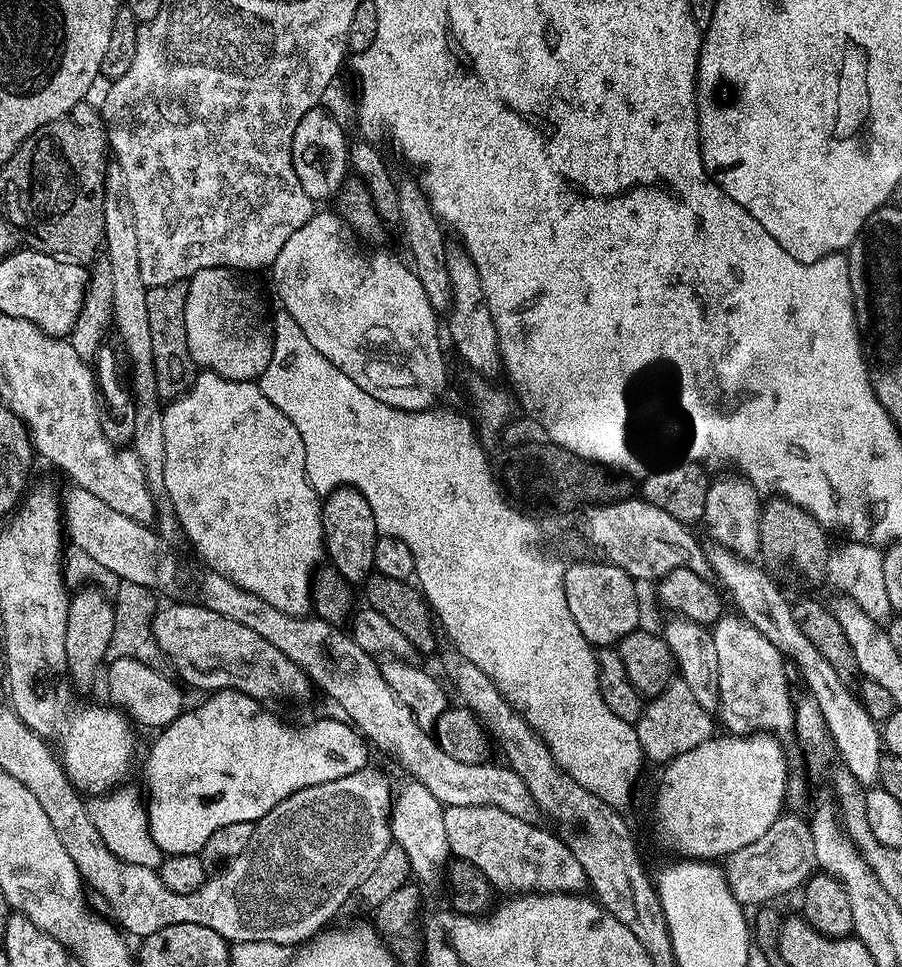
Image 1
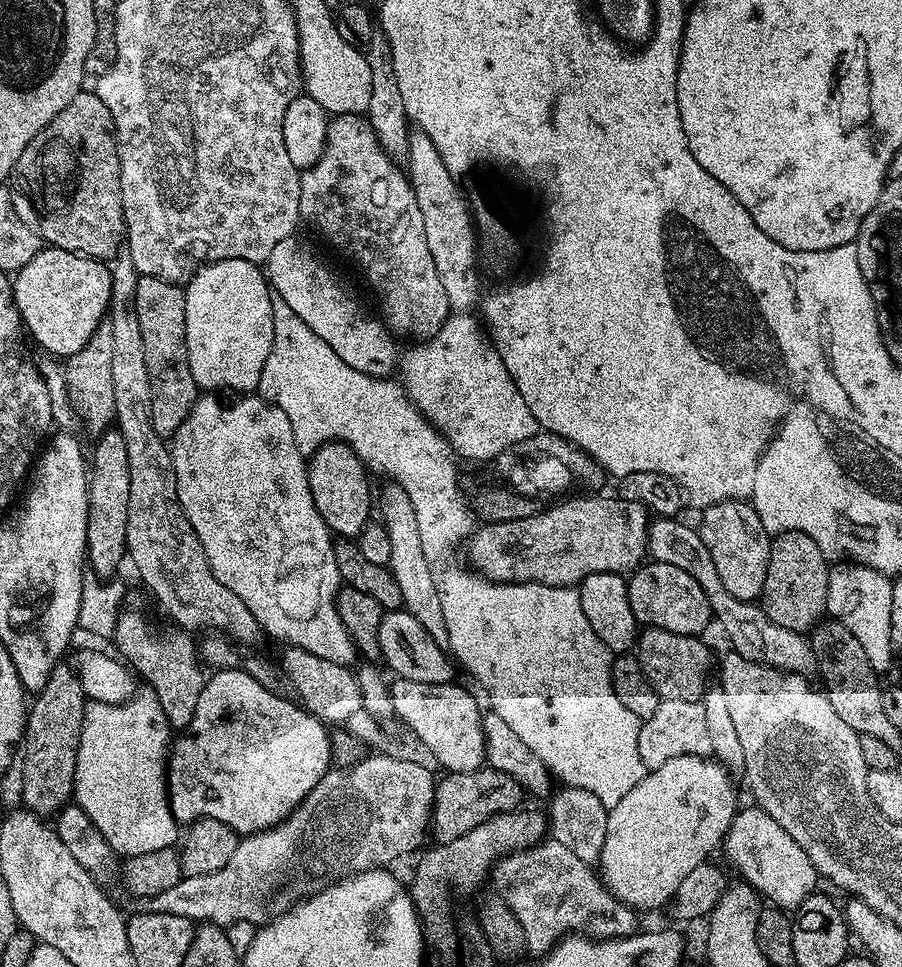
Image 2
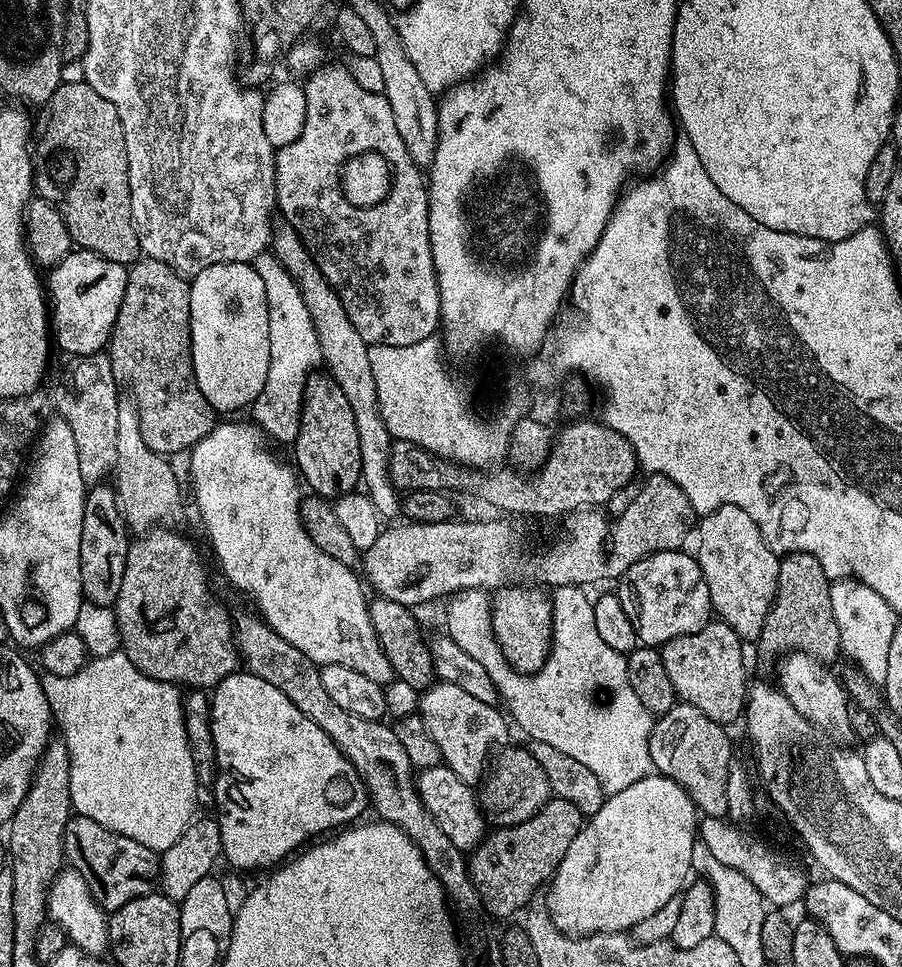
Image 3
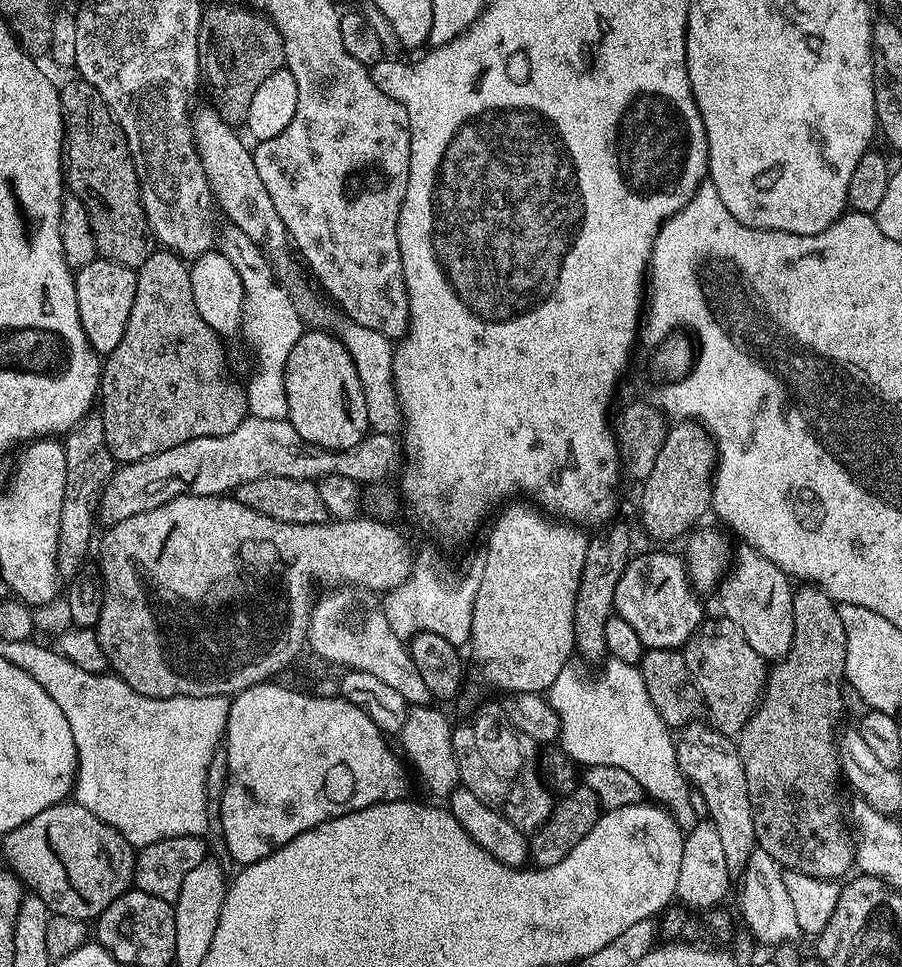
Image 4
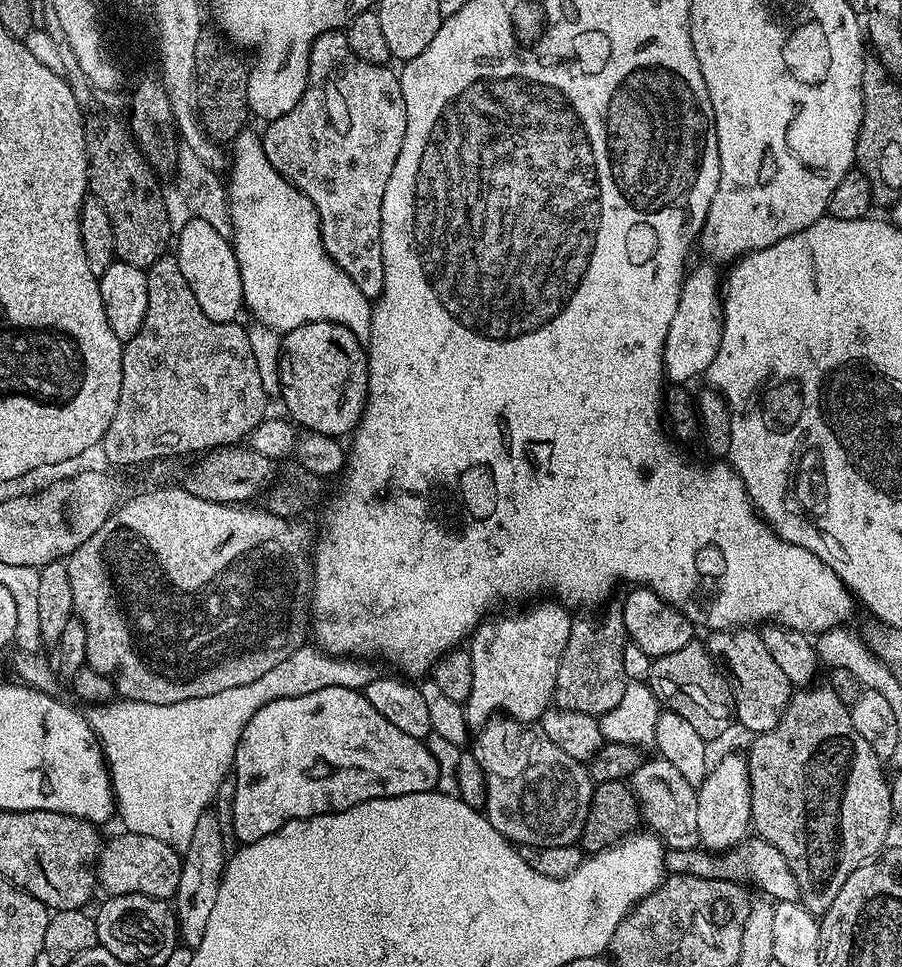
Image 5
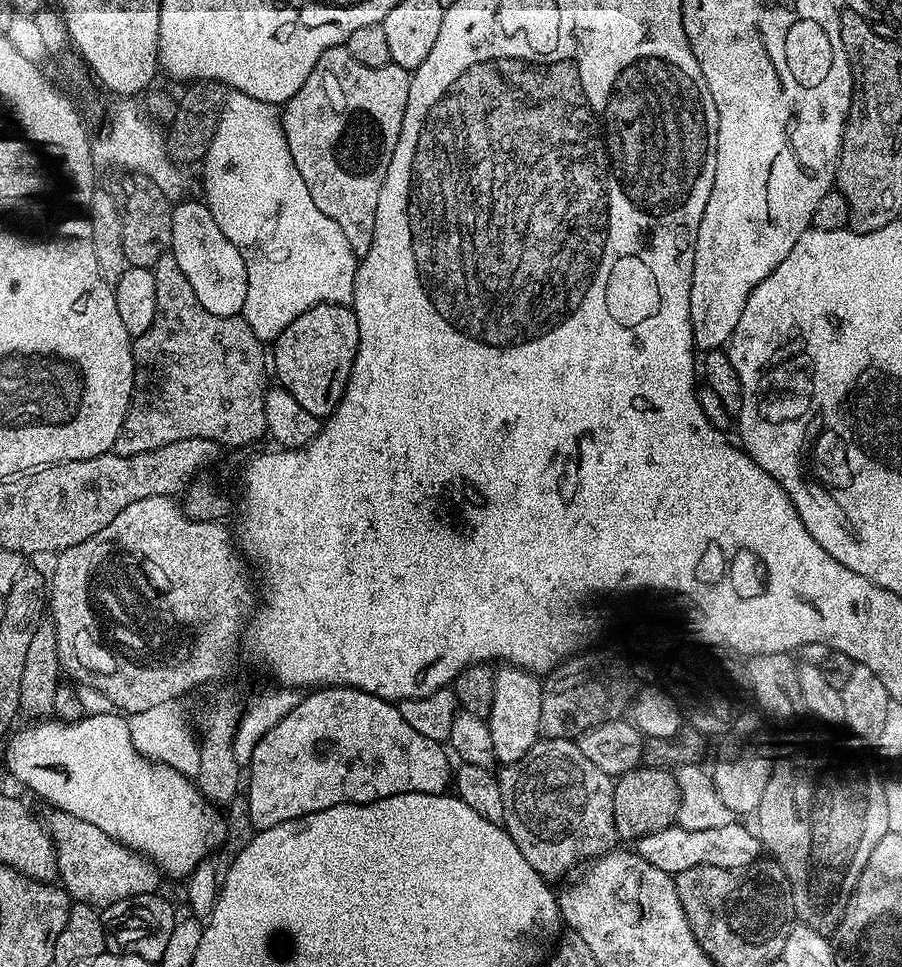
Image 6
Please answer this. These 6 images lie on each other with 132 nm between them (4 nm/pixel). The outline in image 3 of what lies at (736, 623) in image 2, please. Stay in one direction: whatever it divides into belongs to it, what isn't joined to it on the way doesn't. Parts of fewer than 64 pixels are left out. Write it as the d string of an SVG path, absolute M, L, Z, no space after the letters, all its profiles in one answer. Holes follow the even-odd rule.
M789 652L779 661L780 681L778 687L784 697L818 730L822 730L836 744L851 745L856 740L854 726L850 726L850 701L841 677L831 672L822 660L807 656L804 652Z

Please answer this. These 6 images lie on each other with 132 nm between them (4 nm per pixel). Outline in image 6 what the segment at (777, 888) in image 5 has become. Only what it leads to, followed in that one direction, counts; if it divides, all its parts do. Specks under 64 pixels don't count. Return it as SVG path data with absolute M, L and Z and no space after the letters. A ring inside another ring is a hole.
M739 822L718 826L714 830L686 830L673 826L657 832L651 832L635 841L634 850L659 870L671 874L690 870L690 866L722 866L723 868L749 868L762 856L759 836L751 827Z

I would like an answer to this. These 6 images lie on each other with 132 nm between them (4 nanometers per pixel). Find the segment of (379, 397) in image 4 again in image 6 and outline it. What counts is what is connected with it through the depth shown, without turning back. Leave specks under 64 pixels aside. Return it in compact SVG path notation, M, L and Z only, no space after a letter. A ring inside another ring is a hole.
M229 91L220 108L214 138L202 161L203 168L202 200L210 214L214 214L218 230L238 246L246 262L248 289L242 315L261 342L276 341L298 314L314 306L351 305L357 254L350 250L350 242L346 242L346 234L342 234L338 222L326 218L326 214L314 206L314 198L310 198L310 190L306 190L306 182L302 182L302 174L298 174L298 166L294 166L294 158L290 158L290 146L286 146L277 105L258 102L258 98L250 98L250 94Z

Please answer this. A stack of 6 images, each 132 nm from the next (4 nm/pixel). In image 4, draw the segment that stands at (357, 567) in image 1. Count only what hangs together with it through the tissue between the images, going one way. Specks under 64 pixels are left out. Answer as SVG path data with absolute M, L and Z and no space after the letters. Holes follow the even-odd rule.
M306 330L294 342L294 350L290 350L290 358L286 358L284 385L286 386L287 420L310 442L319 448L331 452L350 450L358 446L368 435L368 415L366 414L366 394L362 394L362 382L358 378L358 370L350 358L348 348L337 335L328 330Z

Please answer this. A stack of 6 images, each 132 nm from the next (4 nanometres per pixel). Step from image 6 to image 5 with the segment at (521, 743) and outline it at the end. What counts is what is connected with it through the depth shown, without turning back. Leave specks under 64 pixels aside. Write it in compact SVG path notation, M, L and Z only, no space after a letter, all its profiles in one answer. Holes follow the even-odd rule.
M554 600L542 602L520 614L512 616L493 615L481 621L468 640L468 651L473 663L473 685L465 704L467 722L471 729L483 729L485 722L495 714L505 714L507 717L523 724L539 721L541 714L553 701L558 666L569 641L571 615L562 604Z

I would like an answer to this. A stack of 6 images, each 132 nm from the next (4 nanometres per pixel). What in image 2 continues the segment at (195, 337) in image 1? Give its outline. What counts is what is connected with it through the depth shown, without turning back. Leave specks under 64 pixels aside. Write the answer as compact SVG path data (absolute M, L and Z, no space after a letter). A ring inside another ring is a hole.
M214 260L192 273L184 288L186 350L190 358L190 374L194 374L197 389L211 390L216 394L252 394L259 389L262 366L266 366L274 342L273 295L265 273L245 260Z

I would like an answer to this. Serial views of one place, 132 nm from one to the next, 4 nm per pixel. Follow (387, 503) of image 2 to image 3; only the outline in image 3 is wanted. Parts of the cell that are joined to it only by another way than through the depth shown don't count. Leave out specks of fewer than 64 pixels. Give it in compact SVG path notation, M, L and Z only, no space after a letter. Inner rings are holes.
M281 223L281 228L279 225L275 229L270 251L272 255L278 258L281 266L295 278L298 290L302 292L302 302L306 302L306 310L310 310L310 322L314 322L314 330L318 334L318 344L323 365L326 368L328 366L329 369L327 368L327 371L332 379L336 381L337 386L342 390L342 394L346 394L346 398L350 401L350 410L354 410L354 423L358 426L358 446L362 450L362 470L360 475L363 487L374 502L374 506L381 517L399 517L402 512L402 496L388 474L388 463L390 462L394 441L392 435L386 430L386 422L382 422L382 414L378 406L378 390L374 386L374 373L370 370L370 354L368 353L370 346L364 341L362 334L358 334L358 330L354 330L354 322L350 322L350 314L346 314L346 306L342 306L338 294L332 289L327 278L324 277L322 270L318 270L314 258L309 254L307 246L302 242L302 238L288 223Z

